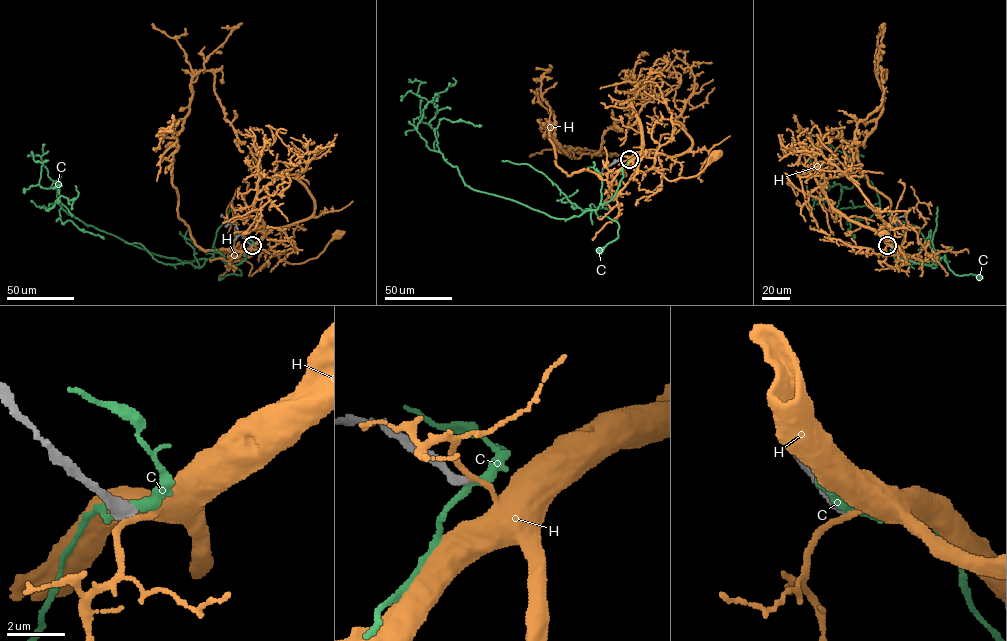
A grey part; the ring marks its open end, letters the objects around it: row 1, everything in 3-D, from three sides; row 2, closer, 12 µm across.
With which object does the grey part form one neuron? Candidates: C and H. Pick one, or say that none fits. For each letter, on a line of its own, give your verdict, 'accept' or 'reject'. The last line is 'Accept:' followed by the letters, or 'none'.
C: reject
H: reject
Accept: none

